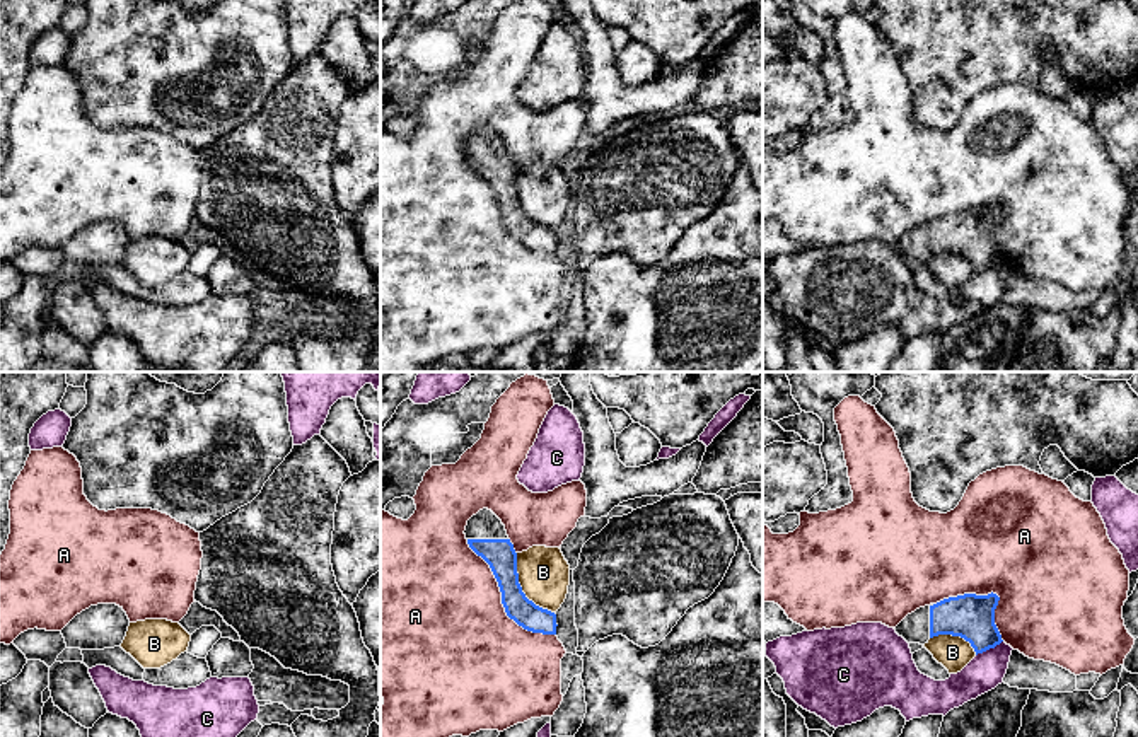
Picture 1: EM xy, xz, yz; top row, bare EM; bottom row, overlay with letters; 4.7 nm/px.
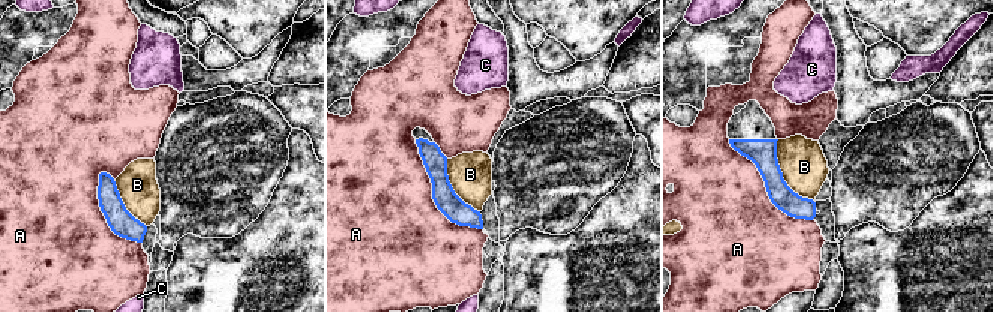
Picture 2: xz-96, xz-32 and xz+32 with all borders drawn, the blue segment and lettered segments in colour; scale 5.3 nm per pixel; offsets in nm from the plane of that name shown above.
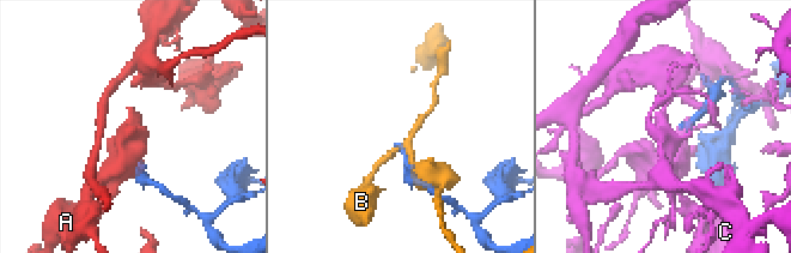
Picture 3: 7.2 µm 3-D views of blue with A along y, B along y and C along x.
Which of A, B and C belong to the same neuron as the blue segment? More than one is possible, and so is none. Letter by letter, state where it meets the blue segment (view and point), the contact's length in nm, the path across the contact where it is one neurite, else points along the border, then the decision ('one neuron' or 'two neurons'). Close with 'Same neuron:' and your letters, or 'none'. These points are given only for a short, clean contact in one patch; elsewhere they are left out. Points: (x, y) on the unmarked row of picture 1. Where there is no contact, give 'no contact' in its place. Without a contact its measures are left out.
A: contact xz (502, 219); length 600 nm; two neurons
B: contact xz (521, 207); length 340 nm; two neurons
C: contact yz (988, 266); length 150 nm; two neurons
Same neuron: none

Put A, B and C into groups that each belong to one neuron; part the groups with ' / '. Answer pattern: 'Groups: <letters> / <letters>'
Groups: A / B / C

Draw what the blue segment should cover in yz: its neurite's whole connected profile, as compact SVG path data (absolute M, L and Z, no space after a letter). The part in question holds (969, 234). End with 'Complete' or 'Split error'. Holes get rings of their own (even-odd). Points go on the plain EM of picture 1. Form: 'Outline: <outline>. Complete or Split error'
Outline: M964 212L943 217L908 232L894 247L908 261L928 261L938 252L961 254L971 261L976 273L1000 263L1002 252L995 242L996 212Z. Split error

